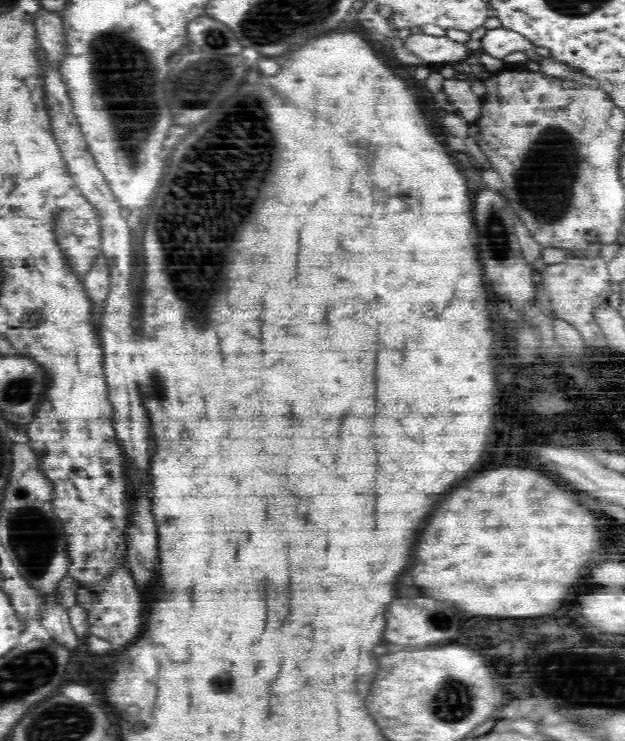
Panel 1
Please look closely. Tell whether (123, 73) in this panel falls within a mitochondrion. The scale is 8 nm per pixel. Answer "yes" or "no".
yes

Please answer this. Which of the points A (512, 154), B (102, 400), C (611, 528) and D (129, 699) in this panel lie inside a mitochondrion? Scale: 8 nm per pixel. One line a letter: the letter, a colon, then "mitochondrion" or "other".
A: other
B: other
C: other
D: other

